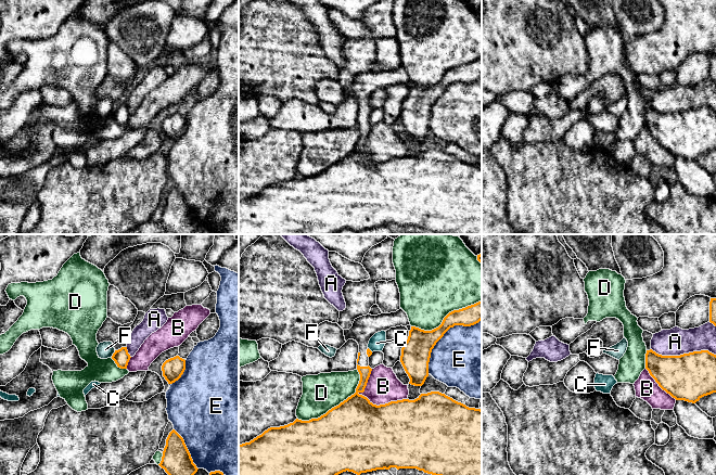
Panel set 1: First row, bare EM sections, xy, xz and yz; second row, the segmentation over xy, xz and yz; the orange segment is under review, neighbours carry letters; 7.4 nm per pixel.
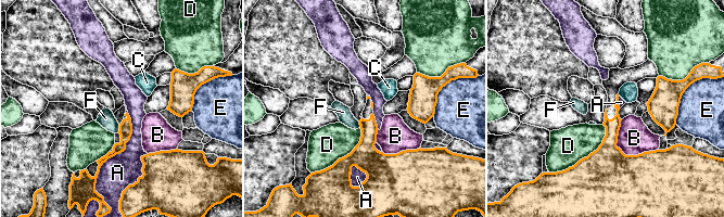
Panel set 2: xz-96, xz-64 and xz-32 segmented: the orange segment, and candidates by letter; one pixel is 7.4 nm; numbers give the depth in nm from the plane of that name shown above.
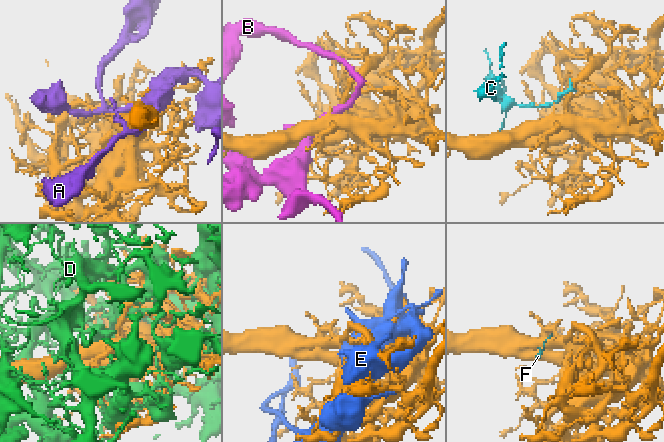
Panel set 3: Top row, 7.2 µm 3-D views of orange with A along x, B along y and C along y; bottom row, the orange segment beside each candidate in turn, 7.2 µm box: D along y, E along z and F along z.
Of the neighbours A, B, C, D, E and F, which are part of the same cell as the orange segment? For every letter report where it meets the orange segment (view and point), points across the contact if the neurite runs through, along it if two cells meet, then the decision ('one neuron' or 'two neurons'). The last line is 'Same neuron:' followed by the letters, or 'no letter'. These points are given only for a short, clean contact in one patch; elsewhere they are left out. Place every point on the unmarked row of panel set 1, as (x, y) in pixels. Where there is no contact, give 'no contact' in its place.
A: meets orange in yz at (683, 111); two neurons
B: meets orange in xz at (382, 162); two neurons
C: meets orange in xz at (369, 106); two neurons
D: meets orange in xz at (336, 163); two neurons
E: meets orange in xz at (443, 92); two neurons
F: meets orange in xy at (113, 111); border along xy (115, 107), (111, 113); two neurons
Same neuron: no letter

